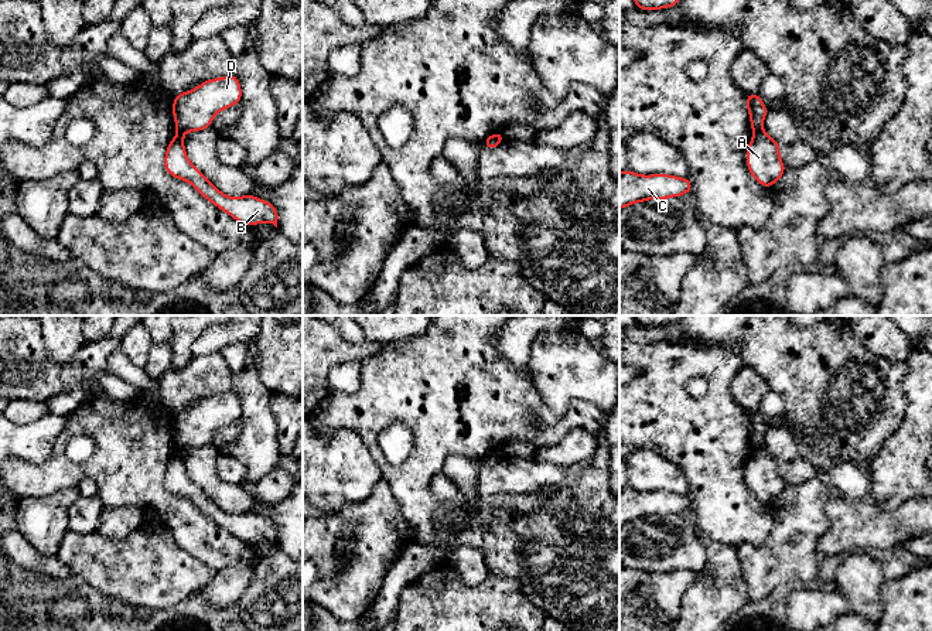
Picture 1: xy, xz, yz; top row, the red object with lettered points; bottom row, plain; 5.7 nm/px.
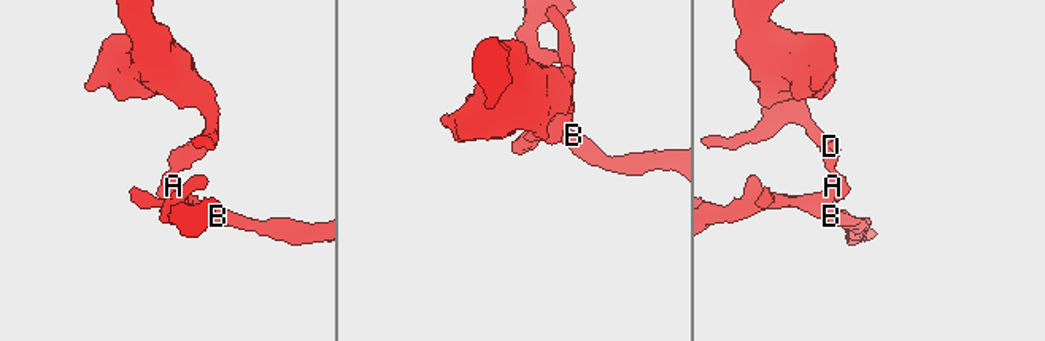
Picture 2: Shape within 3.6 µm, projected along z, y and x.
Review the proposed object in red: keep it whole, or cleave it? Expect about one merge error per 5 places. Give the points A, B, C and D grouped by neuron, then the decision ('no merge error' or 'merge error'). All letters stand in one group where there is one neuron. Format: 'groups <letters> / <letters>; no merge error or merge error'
groups A B C / D; merge error

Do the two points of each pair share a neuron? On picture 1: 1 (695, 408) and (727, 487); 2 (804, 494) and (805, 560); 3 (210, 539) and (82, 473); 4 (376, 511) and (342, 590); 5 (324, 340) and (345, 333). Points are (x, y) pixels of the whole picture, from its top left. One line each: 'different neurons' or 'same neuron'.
1: same neuron
2: same neuron
3: same neuron
4: same neuron
5: different neurons

